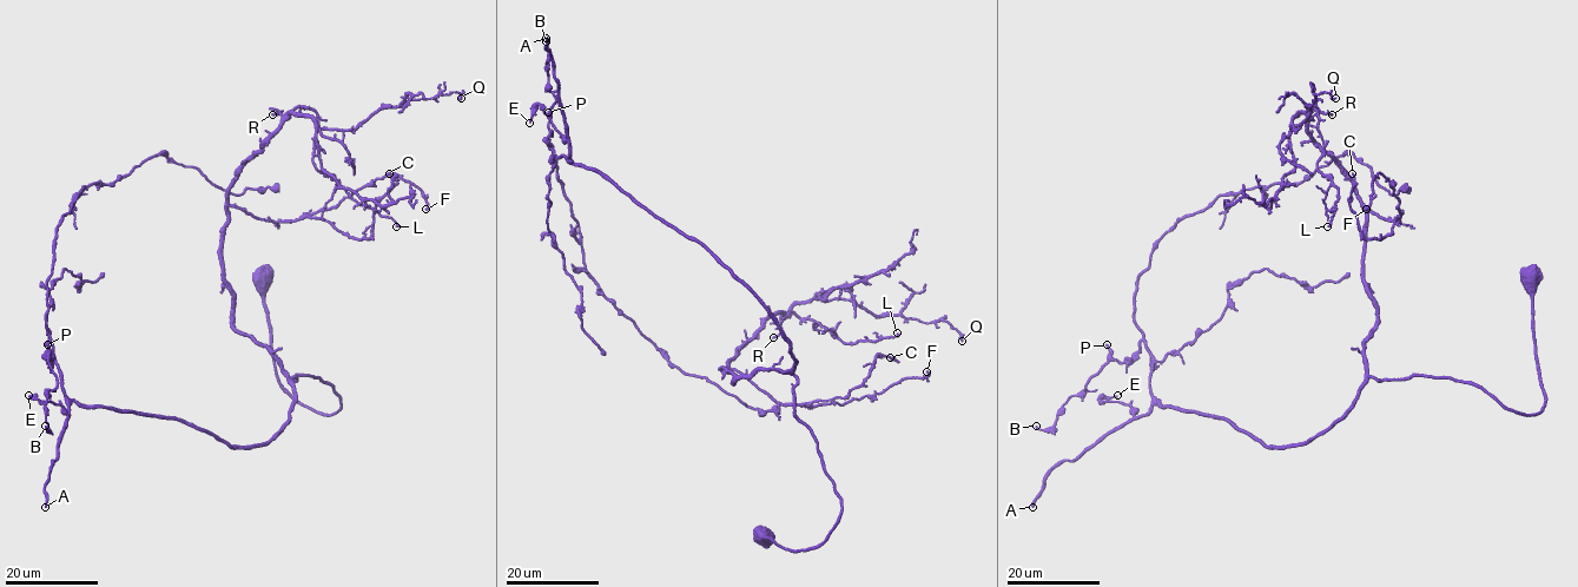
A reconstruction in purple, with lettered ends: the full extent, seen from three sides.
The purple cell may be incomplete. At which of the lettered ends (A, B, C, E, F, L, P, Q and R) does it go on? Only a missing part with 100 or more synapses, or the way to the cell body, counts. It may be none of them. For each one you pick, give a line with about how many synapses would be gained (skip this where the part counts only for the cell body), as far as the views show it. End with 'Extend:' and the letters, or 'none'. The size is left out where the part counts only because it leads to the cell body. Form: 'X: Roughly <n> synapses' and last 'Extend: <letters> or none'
A: Roughly 250 synapses
Extend: A

